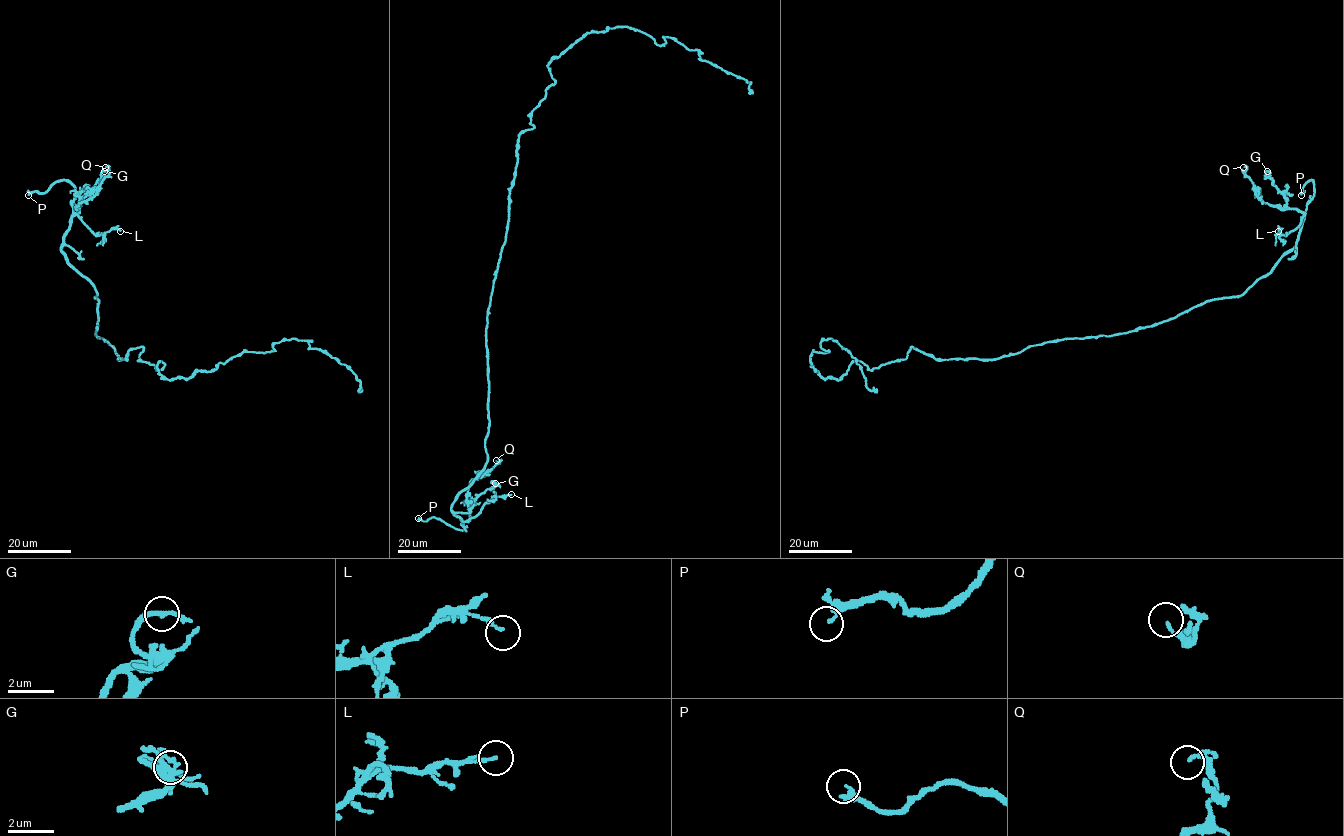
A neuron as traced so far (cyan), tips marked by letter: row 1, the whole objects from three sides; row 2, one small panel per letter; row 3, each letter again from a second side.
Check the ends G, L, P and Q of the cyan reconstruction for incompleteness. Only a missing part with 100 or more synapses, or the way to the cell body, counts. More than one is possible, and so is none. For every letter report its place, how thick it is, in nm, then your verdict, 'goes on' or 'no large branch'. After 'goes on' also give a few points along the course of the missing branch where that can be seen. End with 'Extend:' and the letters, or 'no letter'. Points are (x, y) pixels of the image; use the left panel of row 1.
G: (104, 171) | 200 nm | no large branch
L: (120, 231) | 160 nm | no large branch
P: (28, 195) | 150 nm | goes on
Q: (105, 167) | 160 nm | no large branch
Extend: P

